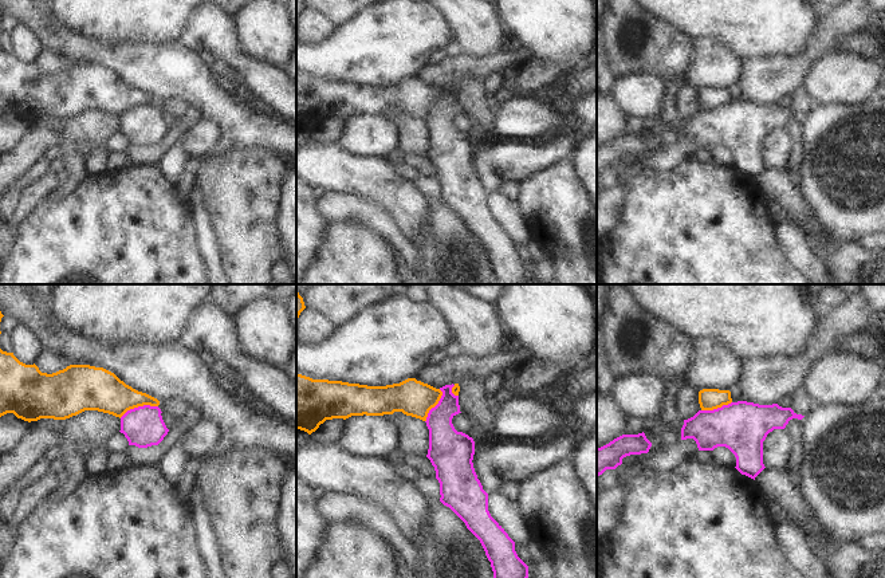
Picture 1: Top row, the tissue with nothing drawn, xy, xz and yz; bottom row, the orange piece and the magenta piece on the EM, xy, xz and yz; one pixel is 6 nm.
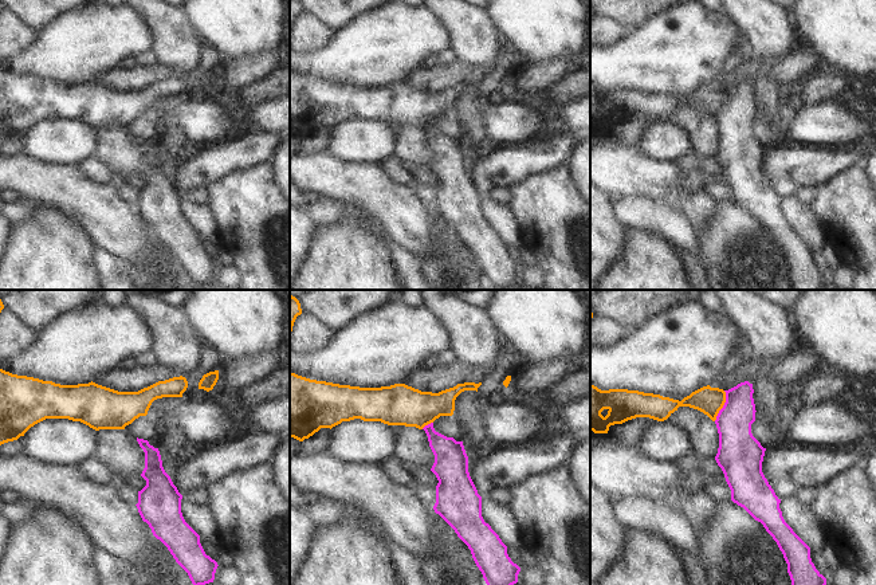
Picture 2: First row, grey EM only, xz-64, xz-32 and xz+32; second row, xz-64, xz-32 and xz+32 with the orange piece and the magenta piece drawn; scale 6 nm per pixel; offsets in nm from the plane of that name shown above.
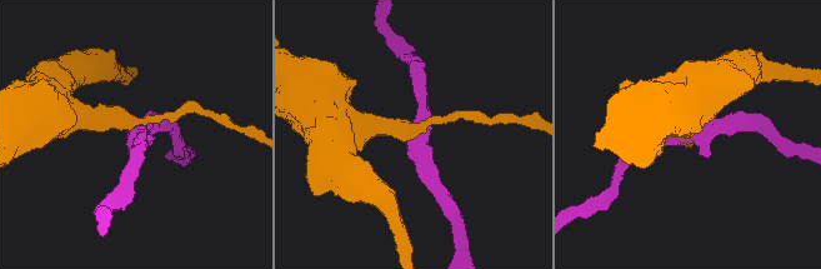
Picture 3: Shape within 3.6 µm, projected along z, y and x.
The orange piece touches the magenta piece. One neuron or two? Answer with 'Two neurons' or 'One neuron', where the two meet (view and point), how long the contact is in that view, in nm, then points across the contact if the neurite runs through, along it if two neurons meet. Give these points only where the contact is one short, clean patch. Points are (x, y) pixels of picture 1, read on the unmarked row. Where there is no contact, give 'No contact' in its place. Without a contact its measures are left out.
Two neurons. Touches orange at xy (138, 105). Shared border 240 nm. Boundary: xy (157, 105), (138, 105), (128, 109), (120, 117)

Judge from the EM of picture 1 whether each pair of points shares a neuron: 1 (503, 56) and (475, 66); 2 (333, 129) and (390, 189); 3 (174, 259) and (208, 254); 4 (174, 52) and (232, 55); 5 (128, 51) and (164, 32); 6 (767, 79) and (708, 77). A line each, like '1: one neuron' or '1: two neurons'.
1: one neuron
2: two neurons
3: two neurons
4: two neurons
5: two neurons
6: two neurons

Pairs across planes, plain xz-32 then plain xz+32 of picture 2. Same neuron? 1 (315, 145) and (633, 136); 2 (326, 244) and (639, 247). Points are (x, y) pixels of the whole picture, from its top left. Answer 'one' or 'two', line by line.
1: one
2: one

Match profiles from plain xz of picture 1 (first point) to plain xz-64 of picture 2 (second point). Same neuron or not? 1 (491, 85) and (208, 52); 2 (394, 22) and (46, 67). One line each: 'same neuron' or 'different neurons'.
1: same neuron
2: same neuron

